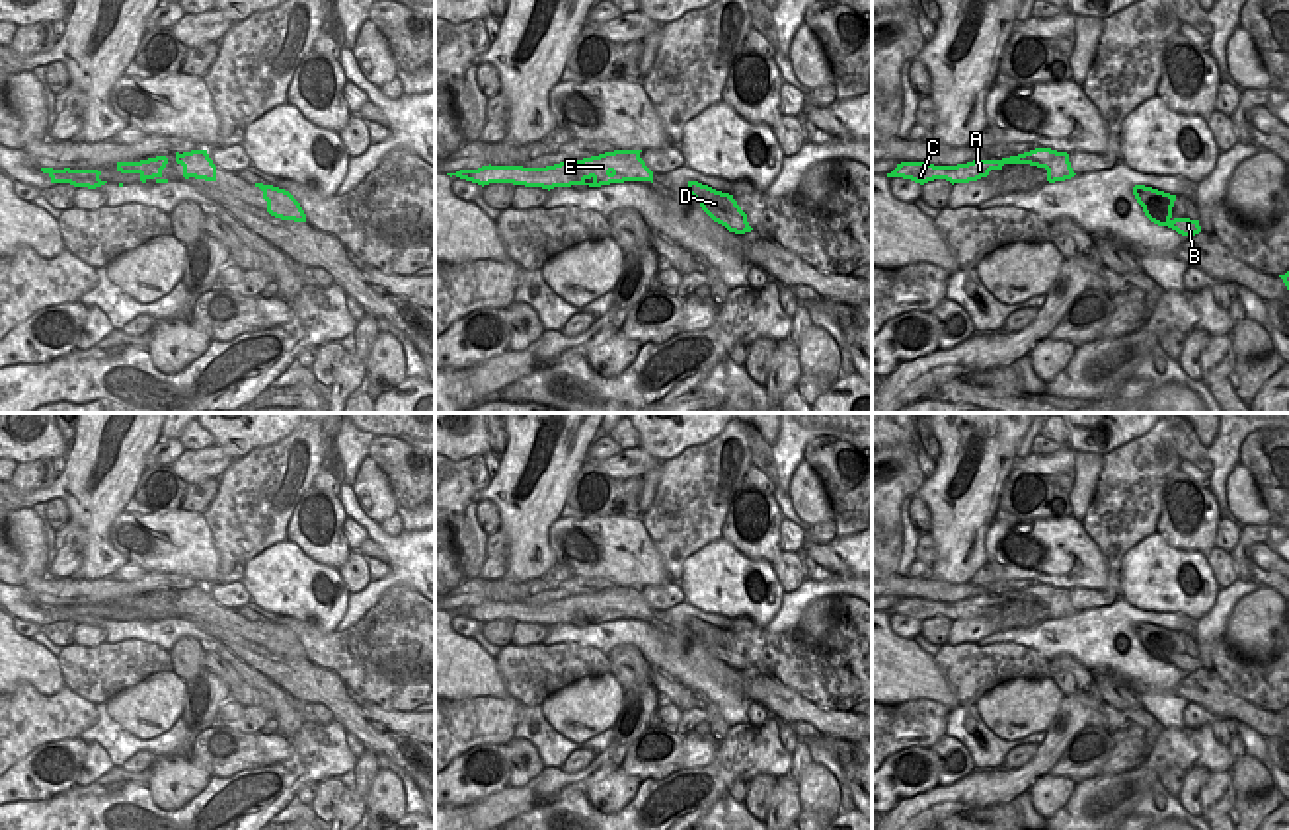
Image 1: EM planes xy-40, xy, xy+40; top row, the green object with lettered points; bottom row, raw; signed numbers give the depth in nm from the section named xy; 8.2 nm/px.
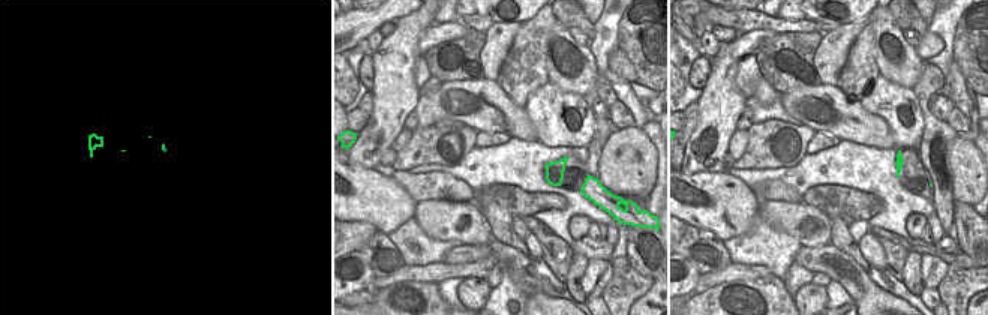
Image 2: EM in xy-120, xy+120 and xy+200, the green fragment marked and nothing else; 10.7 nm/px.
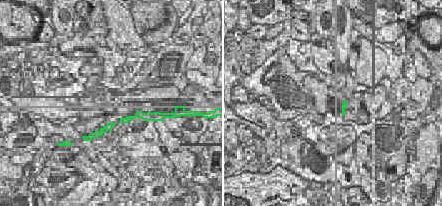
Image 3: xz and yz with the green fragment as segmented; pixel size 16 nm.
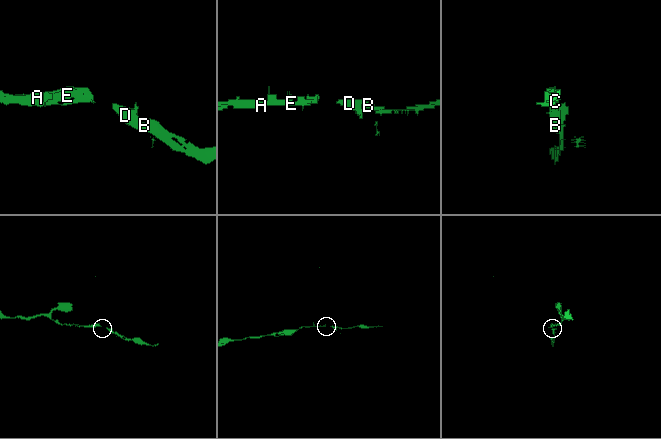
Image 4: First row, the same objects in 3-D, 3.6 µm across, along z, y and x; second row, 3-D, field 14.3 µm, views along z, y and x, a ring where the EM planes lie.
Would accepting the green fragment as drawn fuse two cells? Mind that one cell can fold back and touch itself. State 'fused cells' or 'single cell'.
single cell

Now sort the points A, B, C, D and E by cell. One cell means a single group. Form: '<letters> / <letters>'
A B C D E

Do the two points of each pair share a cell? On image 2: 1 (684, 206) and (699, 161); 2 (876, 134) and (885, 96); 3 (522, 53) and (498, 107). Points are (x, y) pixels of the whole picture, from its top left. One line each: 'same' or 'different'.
1: different
2: different
3: different

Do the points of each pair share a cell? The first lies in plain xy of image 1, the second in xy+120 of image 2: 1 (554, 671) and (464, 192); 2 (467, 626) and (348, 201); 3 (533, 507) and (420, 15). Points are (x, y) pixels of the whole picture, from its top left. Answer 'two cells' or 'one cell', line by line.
1: one cell
2: two cells
3: one cell

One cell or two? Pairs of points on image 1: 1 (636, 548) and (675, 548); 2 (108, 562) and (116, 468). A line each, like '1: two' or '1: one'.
1: two
2: one

